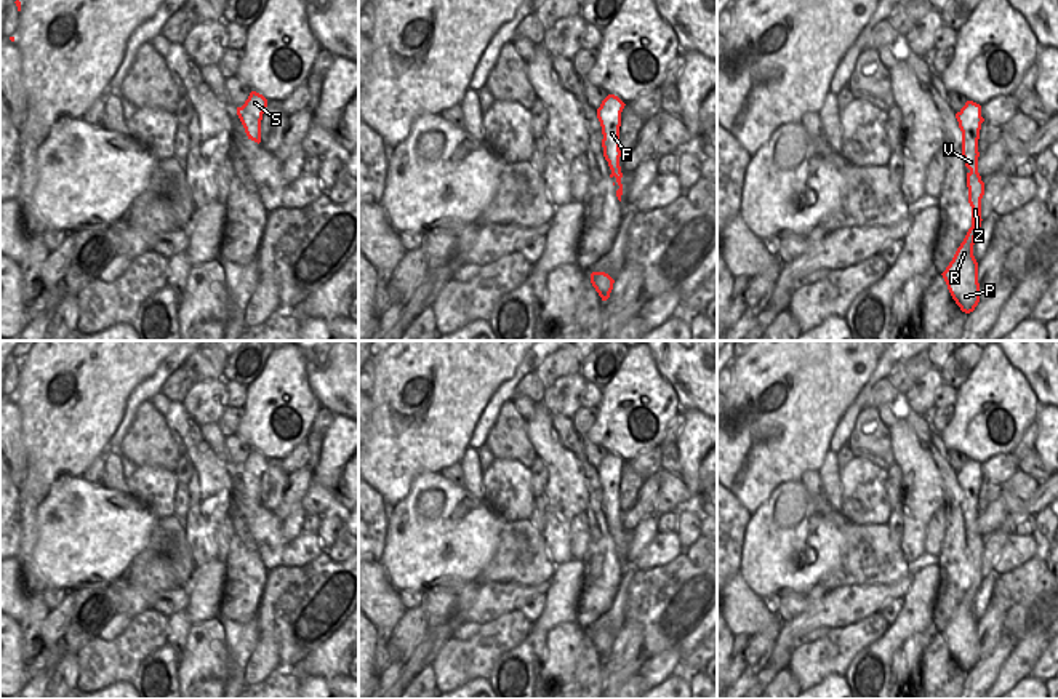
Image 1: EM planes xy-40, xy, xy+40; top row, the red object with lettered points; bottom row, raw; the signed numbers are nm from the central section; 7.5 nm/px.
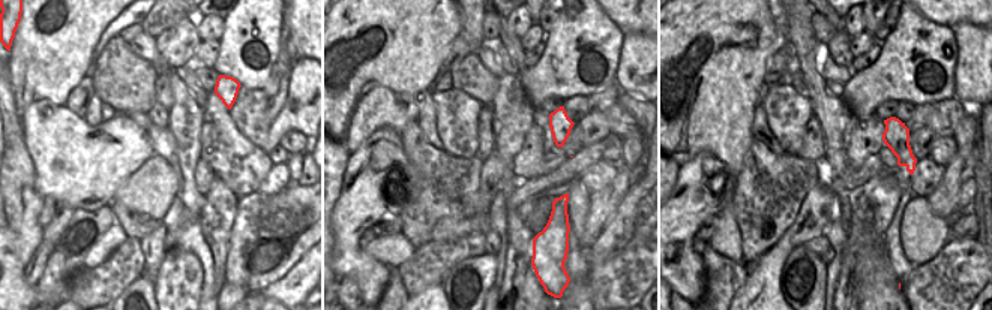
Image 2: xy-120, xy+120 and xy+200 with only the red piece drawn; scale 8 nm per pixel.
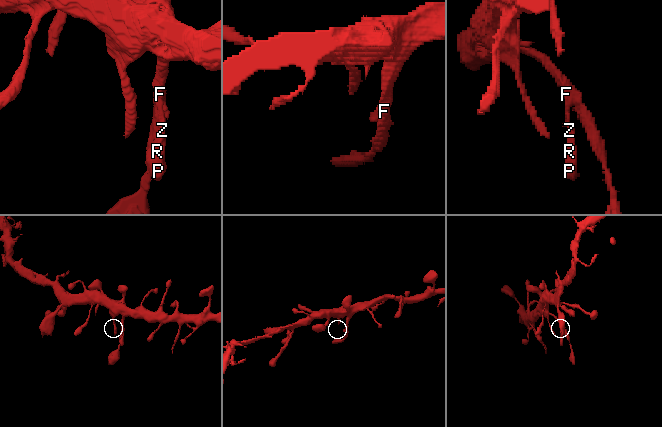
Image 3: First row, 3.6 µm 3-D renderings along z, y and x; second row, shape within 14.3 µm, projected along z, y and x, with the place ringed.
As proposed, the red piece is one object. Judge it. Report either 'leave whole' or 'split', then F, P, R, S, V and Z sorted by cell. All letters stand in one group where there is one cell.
leave whole; groups F P R S V Z

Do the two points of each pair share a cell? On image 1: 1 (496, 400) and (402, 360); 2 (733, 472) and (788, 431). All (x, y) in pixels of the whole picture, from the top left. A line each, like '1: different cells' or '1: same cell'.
1: different cells
2: same cell

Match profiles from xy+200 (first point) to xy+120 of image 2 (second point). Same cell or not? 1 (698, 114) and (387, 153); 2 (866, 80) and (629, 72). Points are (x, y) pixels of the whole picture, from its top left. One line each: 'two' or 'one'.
1: two
2: two

